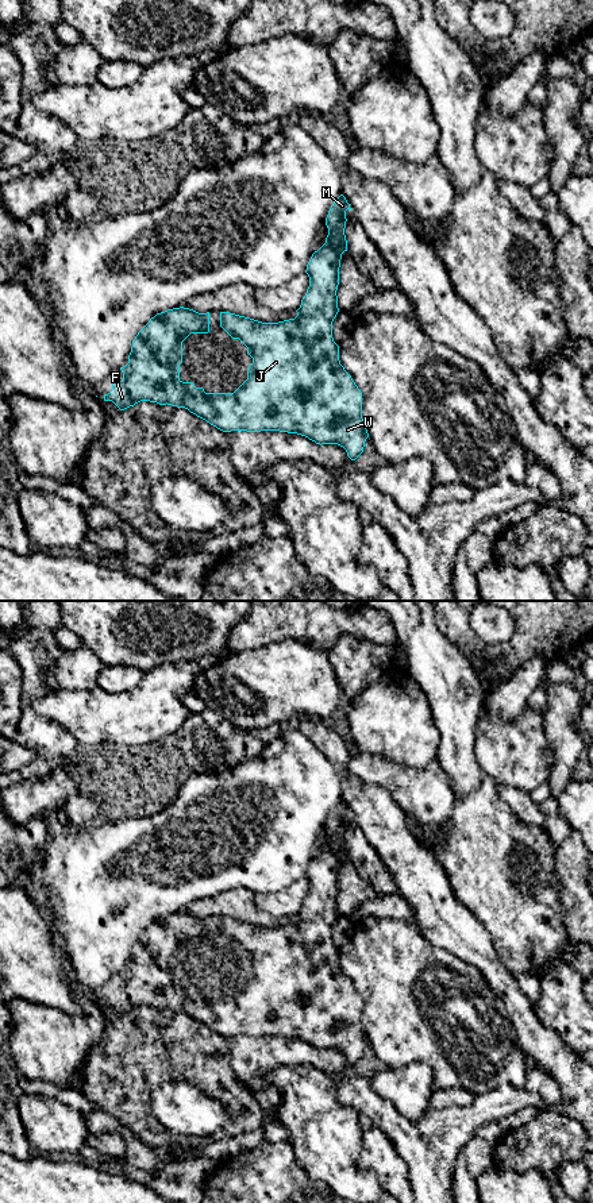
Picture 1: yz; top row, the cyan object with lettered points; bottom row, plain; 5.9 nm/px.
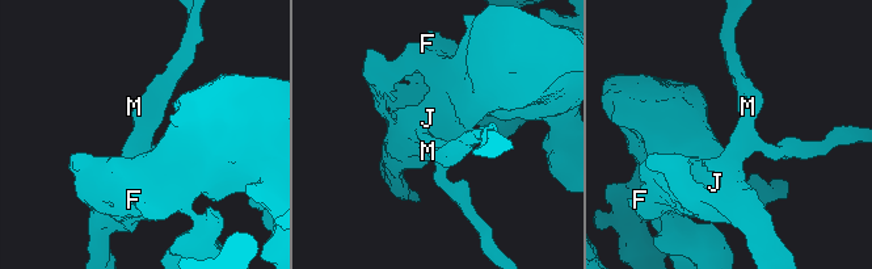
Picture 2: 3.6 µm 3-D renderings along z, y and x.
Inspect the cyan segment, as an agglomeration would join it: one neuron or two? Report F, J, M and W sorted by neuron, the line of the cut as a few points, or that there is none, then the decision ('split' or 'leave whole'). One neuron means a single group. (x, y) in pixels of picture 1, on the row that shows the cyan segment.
F J M W; no cut; leave whole

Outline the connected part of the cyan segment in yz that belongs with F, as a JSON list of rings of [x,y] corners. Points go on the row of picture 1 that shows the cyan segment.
[[[340,194],[326,217],[326,243],[312,254],[305,273],[309,286],[296,311],[294,319],[262,323],[230,312],[220,312],[220,327],[246,347],[253,363],[247,379],[234,393],[205,393],[192,382],[180,379],[182,342],[190,333],[209,332],[209,312],[199,313],[189,308],[173,308],[157,313],[132,340],[128,363],[120,367],[123,379],[113,382],[104,401],[112,401],[124,410],[140,401],[185,408],[223,432],[280,431],[297,433],[316,444],[338,444],[355,460],[369,437],[362,419],[362,393],[339,360],[339,346],[332,338],[336,317],[338,285],[342,254],[347,251],[344,235],[346,211],[351,209]]]

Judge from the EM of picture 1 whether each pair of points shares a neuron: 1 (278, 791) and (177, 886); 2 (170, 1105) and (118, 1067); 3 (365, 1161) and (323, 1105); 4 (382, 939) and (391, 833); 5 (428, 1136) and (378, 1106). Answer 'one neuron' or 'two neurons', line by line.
1: one neuron
2: two neurons
3: two neurons
4: two neurons
5: one neuron

